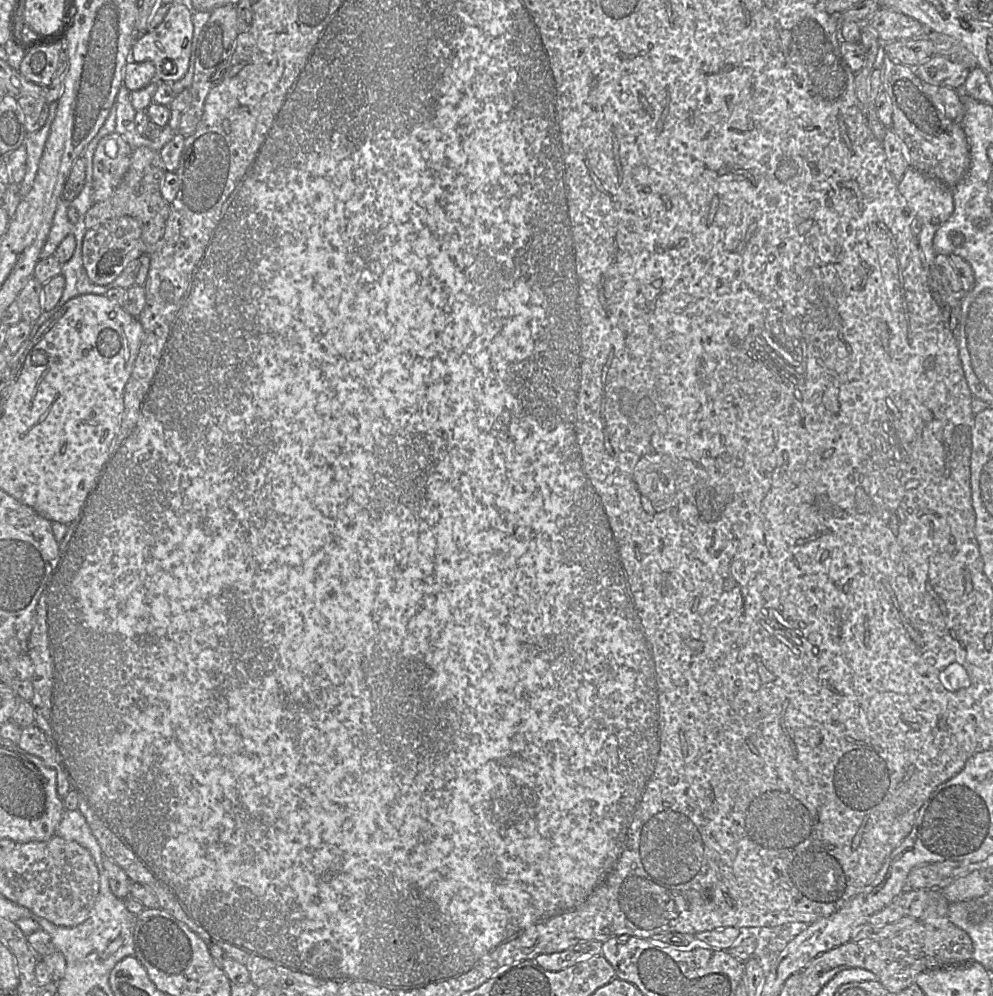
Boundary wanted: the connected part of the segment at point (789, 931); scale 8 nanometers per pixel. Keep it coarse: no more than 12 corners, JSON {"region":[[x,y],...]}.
{"region":[[788,924],[755,932],[766,975],[790,940],[807,926]]}

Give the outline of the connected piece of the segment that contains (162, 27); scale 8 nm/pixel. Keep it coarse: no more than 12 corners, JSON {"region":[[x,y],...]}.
{"region":[[188,2],[140,34],[131,61],[150,61],[154,81],[188,71],[194,25]]}

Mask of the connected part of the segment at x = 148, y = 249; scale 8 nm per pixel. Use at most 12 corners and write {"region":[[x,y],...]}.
{"region":[[134,149],[107,200],[86,213],[87,230],[121,216],[141,223],[145,255],[165,233],[170,203],[158,151]]}

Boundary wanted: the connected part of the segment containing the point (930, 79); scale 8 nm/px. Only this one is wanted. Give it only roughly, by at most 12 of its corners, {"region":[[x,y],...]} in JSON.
{"region":[[942,56],[914,68],[928,84],[962,88],[970,71]]}

